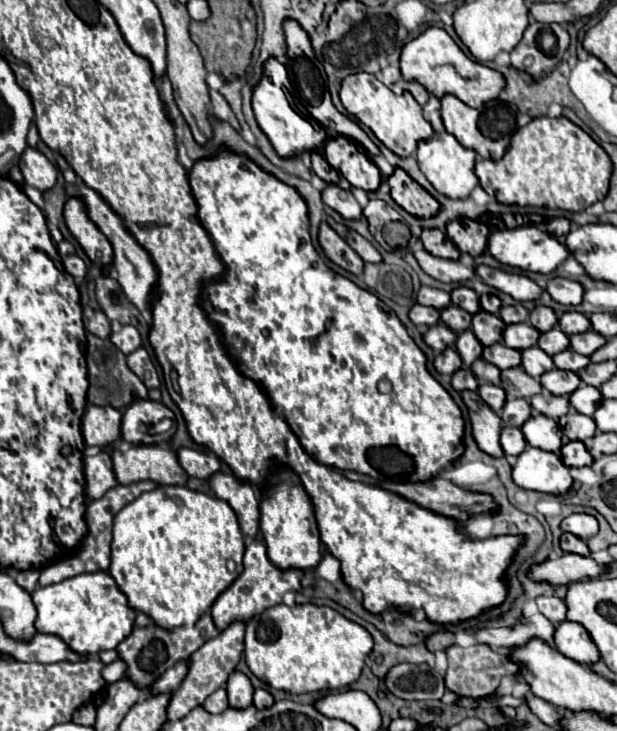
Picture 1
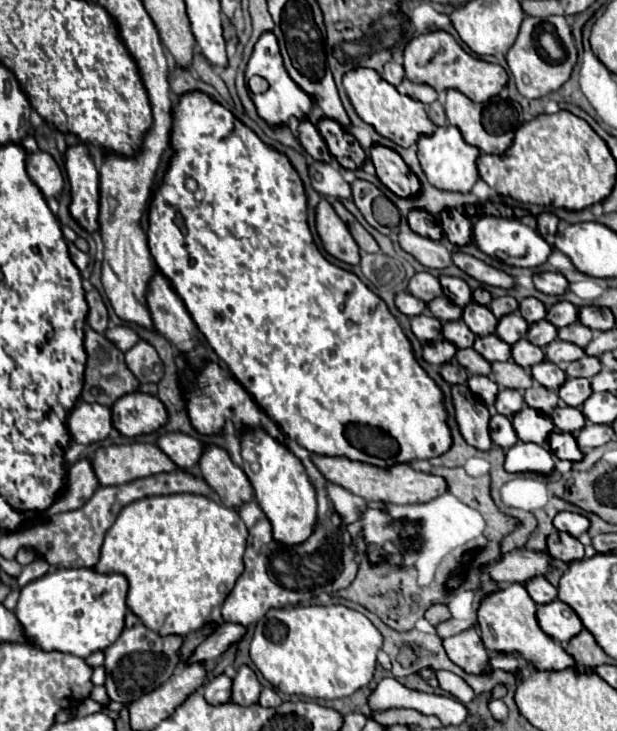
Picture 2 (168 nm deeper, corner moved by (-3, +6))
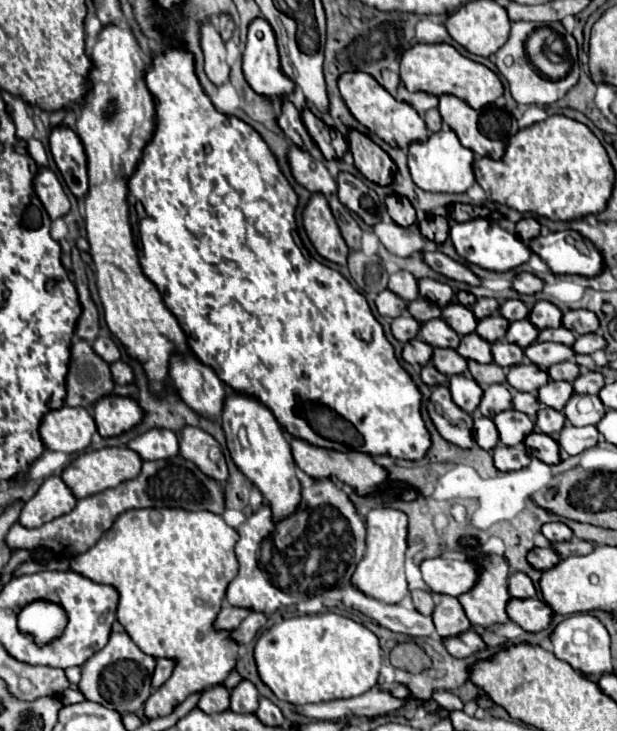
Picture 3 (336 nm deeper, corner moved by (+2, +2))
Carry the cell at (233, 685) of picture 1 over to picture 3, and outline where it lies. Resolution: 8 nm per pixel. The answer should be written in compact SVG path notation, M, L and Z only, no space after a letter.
M248 679L240 681L240 685L236 689L232 689L230 693L232 693L230 709L234 713L256 713L256 709L258 709L258 691Z

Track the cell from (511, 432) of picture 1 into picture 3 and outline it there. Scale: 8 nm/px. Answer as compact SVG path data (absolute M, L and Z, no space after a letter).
M480 417L474 419L474 429L472 429L472 439L478 447L492 451L498 445L498 429L494 427L492 419L488 417Z

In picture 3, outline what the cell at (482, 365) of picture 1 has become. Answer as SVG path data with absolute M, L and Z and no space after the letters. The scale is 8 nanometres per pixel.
M434 349L432 353L432 365L444 373L446 377L462 375L466 371L466 359L462 359L454 349Z

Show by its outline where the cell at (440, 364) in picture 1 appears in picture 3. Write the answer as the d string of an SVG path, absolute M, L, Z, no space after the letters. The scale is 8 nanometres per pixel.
M416 337L408 343L404 343L402 359L410 365L426 365L430 361L430 351L432 351L432 347L428 343L422 343L422 339Z

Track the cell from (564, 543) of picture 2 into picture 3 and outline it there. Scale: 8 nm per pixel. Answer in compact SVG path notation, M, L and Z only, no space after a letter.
M546 547L546 549L532 549L528 553L528 557L526 557L526 561L538 571L546 571L546 569L554 567L554 563L558 563L558 559L560 559L560 555L554 549L550 549L550 547Z

